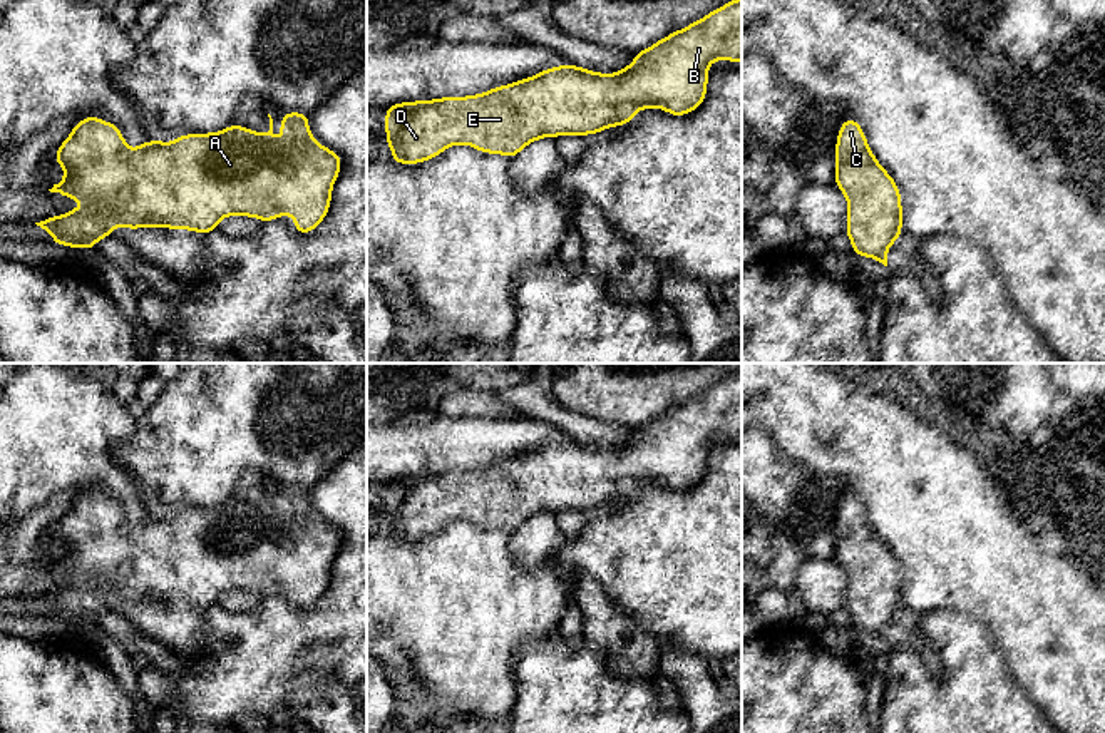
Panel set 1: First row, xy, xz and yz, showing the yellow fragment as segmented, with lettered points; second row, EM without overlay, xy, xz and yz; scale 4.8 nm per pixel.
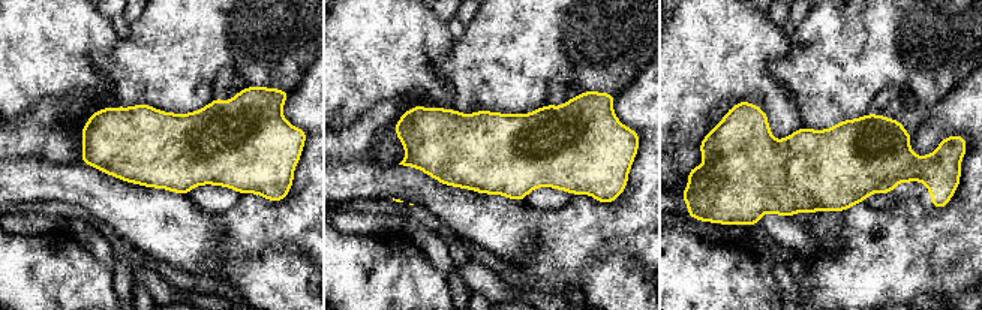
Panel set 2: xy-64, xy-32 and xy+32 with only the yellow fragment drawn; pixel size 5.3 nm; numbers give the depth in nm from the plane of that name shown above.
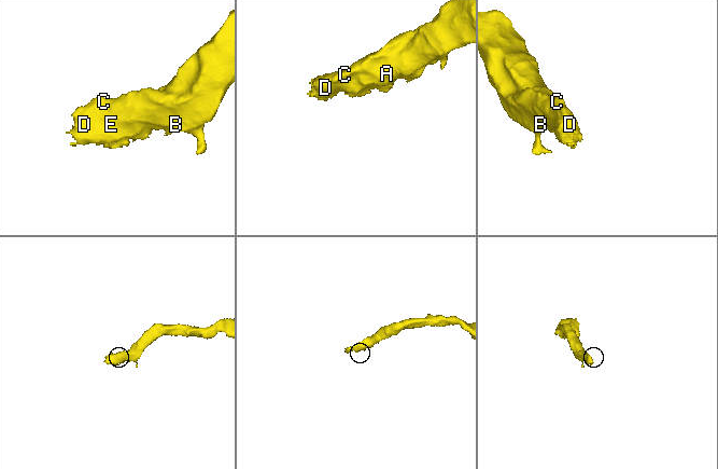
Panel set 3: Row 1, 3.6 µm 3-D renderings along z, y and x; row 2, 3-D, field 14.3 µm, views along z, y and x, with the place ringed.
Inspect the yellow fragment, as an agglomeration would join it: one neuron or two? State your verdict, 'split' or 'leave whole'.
leave whole

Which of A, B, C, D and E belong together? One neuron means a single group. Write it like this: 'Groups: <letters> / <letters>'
Groups: A B C D E

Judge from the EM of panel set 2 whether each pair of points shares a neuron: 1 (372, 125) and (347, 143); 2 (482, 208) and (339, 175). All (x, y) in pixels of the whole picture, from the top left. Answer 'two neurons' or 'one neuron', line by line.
1: one neuron
2: one neuron

